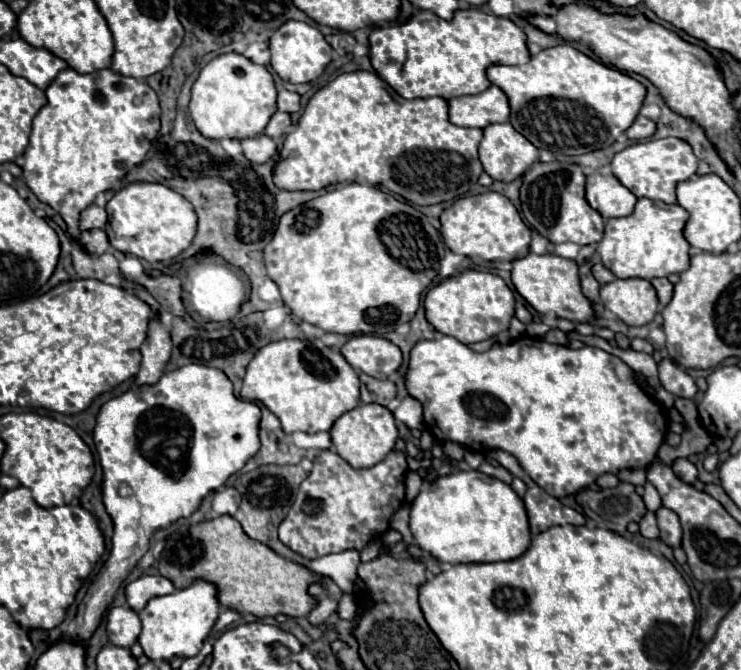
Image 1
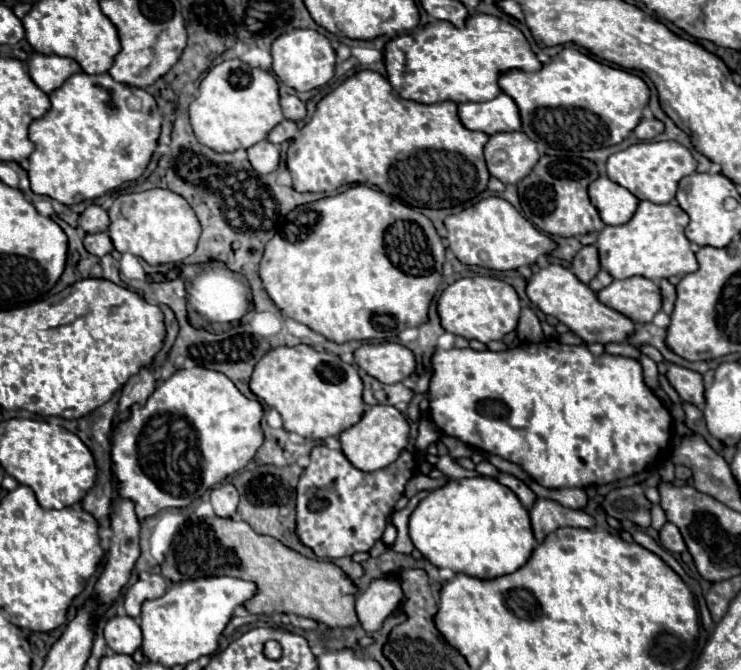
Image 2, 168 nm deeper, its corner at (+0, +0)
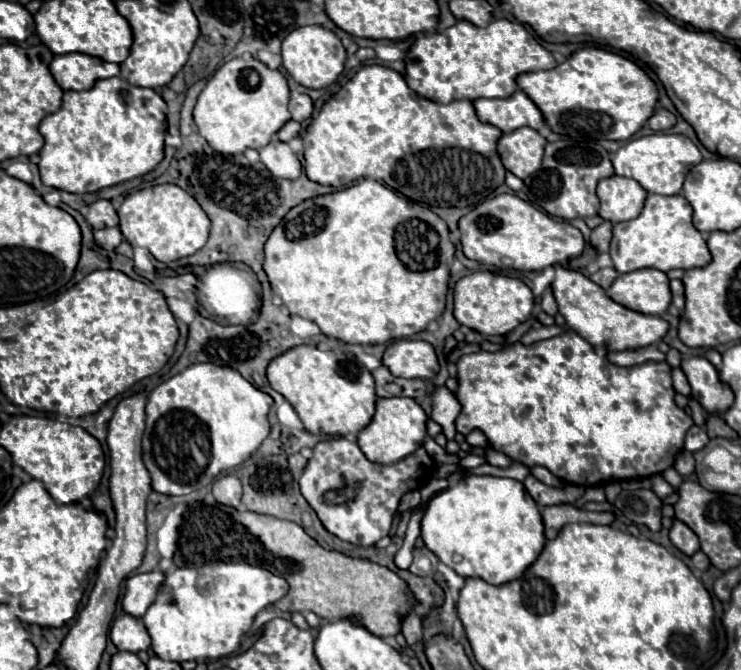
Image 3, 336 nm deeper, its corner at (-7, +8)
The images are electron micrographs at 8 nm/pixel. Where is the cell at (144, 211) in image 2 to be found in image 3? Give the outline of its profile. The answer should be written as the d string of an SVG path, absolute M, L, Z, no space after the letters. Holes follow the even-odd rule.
M159 184L153 188L135 190L125 196L119 214L119 230L131 246L147 248L159 262L179 260L195 254L209 238L209 218L203 208L183 188L175 184Z

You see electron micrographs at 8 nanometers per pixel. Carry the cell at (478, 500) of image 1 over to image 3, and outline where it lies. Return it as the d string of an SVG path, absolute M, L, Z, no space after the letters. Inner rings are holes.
M467 476L433 496L421 518L421 538L459 576L479 576L489 584L505 584L519 578L545 546L543 522L535 500L521 482L497 476Z

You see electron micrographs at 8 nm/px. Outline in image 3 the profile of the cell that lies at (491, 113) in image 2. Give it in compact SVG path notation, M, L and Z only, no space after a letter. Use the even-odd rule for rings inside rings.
M515 90L509 98L479 98L473 106L481 122L493 124L501 132L513 132L523 126L539 130L545 124L539 108L521 90Z

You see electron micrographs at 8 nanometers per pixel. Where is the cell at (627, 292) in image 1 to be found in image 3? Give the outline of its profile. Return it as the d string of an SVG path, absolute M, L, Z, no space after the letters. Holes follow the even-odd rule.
M653 268L619 274L607 288L607 296L641 314L659 316L671 304L669 278L665 272Z

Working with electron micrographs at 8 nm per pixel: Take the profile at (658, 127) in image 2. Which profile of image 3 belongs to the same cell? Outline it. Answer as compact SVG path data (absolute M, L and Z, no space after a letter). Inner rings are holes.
M659 108L659 110L655 110L655 114L649 118L649 126L651 126L651 130L667 130L667 128L671 128L675 124L675 116L669 112L669 110L665 110L665 108Z

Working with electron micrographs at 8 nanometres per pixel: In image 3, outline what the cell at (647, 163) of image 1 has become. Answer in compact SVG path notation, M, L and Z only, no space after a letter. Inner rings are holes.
M651 134L651 136L643 136L643 138L635 138L631 142L625 142L611 160L613 160L615 174L637 180L647 192L673 196L673 194L681 192L683 180L685 180L689 168L699 164L703 160L703 156L701 156L699 148L687 136Z

